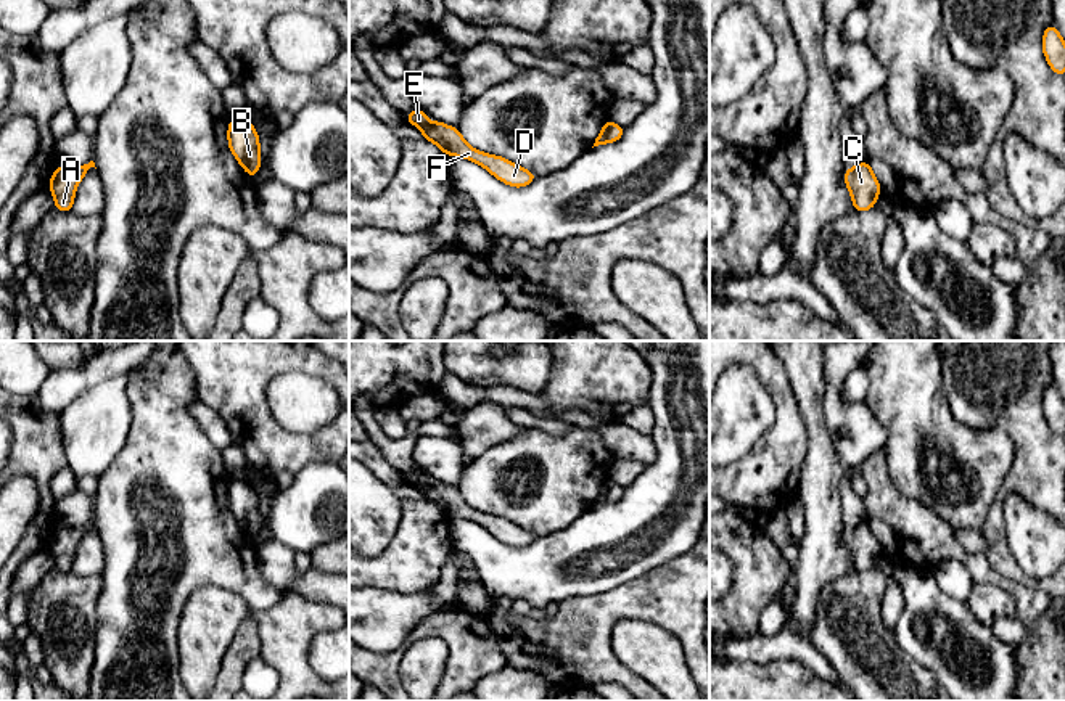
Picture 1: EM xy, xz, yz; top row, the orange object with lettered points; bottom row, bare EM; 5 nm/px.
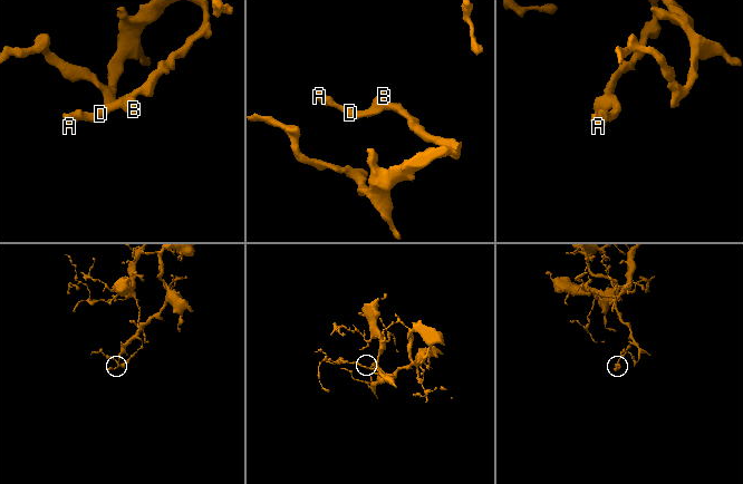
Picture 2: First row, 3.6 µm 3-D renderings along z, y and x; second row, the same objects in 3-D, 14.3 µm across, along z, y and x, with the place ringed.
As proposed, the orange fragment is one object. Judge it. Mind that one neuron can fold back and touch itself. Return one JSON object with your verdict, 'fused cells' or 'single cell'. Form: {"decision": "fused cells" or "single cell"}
{"decision": "single cell"}

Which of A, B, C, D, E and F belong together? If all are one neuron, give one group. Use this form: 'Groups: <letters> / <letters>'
Groups: A B C D E F

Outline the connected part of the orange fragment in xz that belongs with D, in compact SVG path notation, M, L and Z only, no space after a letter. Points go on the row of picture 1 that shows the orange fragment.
M420 108L405 116L409 124L417 125L423 137L438 145L439 150L447 156L470 159L483 166L489 174L505 185L515 188L526 187L536 180L537 175L531 170L526 170L502 156L492 156L470 146L458 132L457 125L450 127L439 121L428 122L426 117L428 114Z

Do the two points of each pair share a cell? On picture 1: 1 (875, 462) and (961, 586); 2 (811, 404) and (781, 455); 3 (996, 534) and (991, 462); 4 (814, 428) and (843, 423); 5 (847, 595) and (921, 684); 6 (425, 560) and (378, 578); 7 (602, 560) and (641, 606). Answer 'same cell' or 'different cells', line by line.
1: different cells
2: different cells
3: different cells
4: different cells
5: same cell
6: same cell
7: different cells

